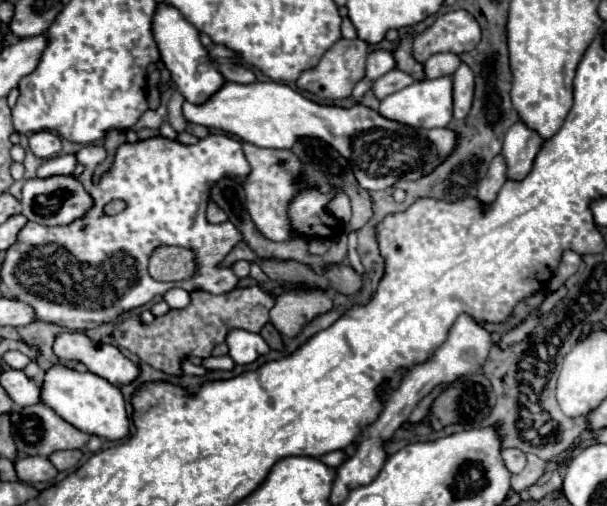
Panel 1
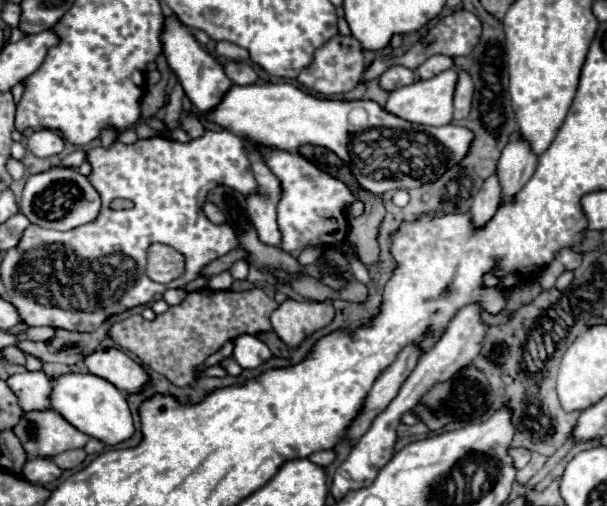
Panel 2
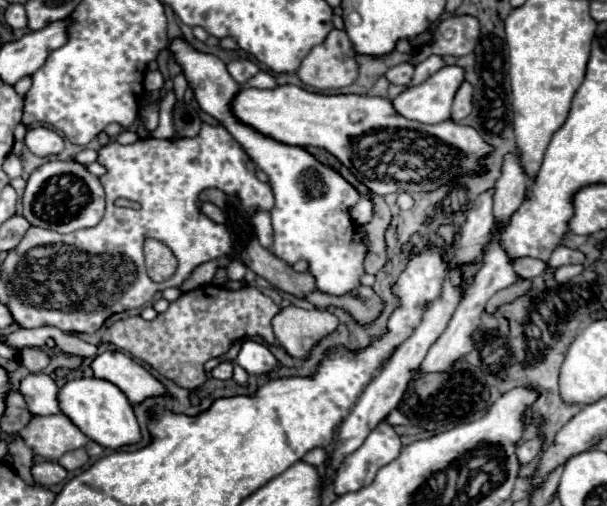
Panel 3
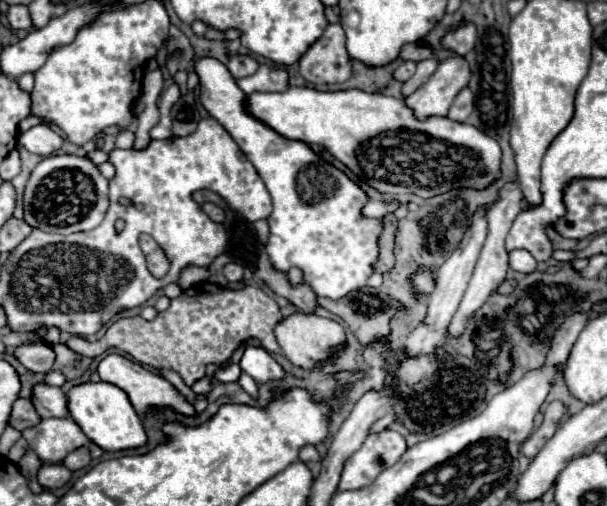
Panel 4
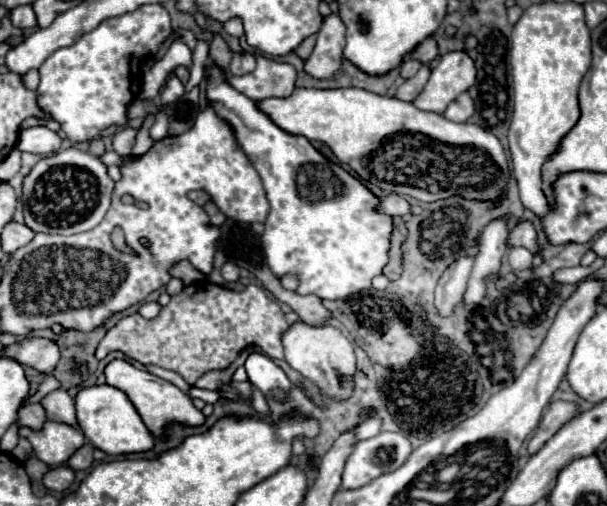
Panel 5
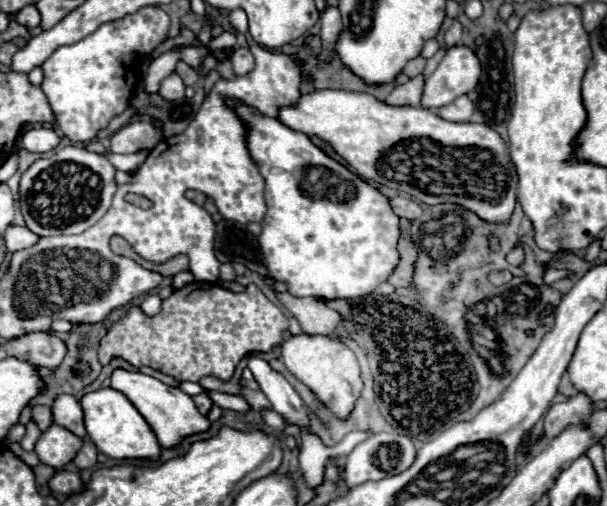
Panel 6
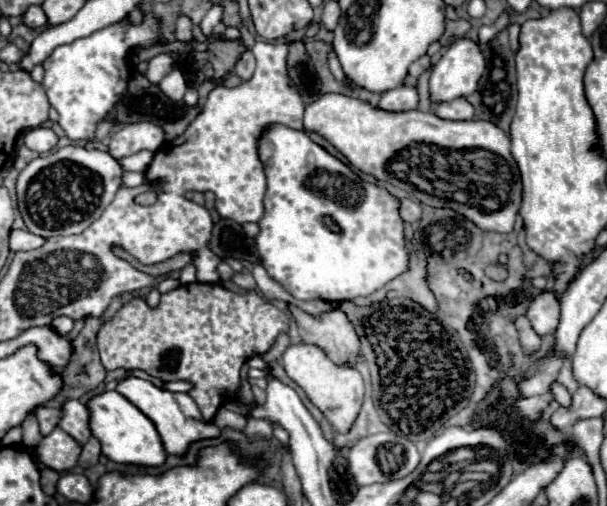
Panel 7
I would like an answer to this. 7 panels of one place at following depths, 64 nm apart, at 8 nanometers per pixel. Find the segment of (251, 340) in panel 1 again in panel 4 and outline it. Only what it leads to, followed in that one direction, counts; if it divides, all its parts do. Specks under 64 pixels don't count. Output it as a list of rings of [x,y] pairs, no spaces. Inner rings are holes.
[[[246,348],[242,360],[240,360],[240,368],[250,374],[256,384],[266,384],[266,382],[276,382],[276,380],[284,380],[286,372],[282,370],[282,366],[272,358],[272,354],[268,354],[262,348]]]

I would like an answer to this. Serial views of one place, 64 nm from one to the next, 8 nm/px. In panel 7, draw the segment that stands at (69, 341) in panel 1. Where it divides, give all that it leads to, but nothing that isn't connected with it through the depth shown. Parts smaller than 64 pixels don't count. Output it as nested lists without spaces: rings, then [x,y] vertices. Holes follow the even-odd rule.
[[[124,378],[120,384],[118,384],[118,392],[128,398],[134,406],[138,406],[156,426],[160,438],[162,438],[162,444],[166,448],[168,454],[174,454],[174,456],[184,456],[188,452],[188,446],[192,442],[198,442],[198,440],[210,440],[210,438],[218,438],[220,436],[220,428],[216,424],[208,424],[202,416],[200,416],[200,410],[196,406],[196,402],[188,396],[188,394],[172,394],[172,392],[164,392],[156,386],[152,386],[150,382],[146,380],[138,380],[138,378]]]

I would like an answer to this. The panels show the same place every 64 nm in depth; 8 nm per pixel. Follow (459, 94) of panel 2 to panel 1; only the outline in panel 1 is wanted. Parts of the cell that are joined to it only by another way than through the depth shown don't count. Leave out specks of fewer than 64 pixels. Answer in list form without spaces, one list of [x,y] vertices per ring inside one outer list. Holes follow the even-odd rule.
[[[460,64],[454,72],[454,118],[466,118],[472,106],[474,74],[466,64]]]

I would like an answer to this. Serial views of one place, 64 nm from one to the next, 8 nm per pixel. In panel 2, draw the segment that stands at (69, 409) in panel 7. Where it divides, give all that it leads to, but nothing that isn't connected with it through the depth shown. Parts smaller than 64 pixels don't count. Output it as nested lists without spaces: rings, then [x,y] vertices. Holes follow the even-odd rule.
[[[44,372],[14,374],[14,376],[10,376],[8,384],[14,390],[14,394],[18,396],[18,400],[26,412],[50,410],[52,380]]]

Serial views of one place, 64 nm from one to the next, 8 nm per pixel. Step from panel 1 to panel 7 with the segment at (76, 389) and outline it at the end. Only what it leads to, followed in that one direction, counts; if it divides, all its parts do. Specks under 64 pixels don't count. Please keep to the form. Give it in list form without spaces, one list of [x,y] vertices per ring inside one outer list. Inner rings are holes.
[[[104,392],[100,396],[94,396],[88,408],[90,408],[90,430],[92,430],[92,436],[100,440],[104,456],[108,456],[118,464],[152,466],[152,468],[158,468],[166,462],[166,450],[162,446],[156,426],[122,394]]]

